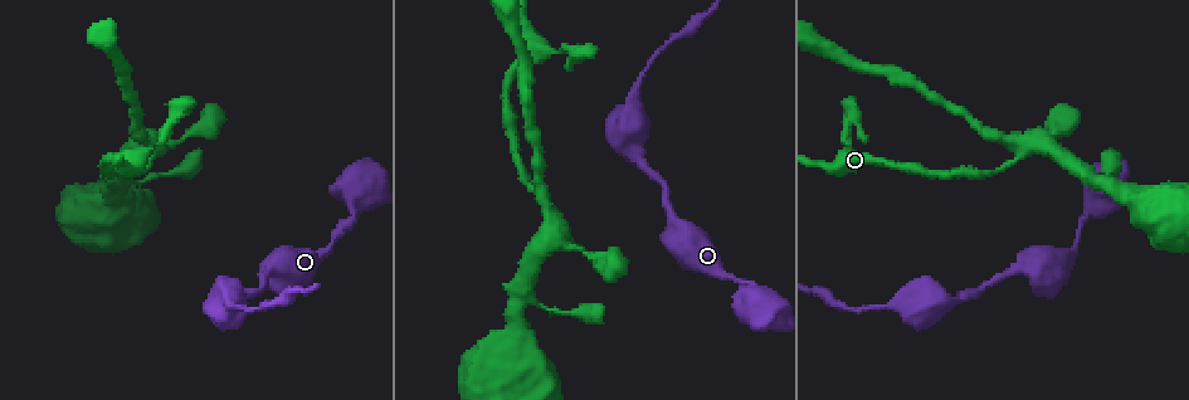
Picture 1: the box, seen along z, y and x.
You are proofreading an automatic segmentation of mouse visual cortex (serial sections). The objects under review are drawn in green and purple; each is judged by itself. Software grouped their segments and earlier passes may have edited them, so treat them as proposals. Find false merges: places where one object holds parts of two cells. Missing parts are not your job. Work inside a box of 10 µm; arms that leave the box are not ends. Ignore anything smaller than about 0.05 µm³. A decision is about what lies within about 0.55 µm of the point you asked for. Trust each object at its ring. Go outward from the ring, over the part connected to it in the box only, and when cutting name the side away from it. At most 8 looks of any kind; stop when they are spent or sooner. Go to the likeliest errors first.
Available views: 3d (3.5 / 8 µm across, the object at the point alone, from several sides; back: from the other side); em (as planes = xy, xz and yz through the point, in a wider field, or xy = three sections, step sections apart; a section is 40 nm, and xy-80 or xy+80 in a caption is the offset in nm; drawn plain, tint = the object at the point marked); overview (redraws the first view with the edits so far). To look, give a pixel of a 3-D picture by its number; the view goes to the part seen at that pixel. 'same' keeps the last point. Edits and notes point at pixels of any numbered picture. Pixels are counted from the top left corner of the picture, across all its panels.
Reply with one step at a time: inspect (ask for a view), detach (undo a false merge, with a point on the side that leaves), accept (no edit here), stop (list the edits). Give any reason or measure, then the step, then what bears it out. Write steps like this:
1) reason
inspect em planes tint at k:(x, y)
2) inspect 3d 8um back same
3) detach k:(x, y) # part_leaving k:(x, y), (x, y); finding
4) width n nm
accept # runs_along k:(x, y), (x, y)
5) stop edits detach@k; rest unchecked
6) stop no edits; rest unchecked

sharp bend
inspect 3d 8um at 1:(149, 144)

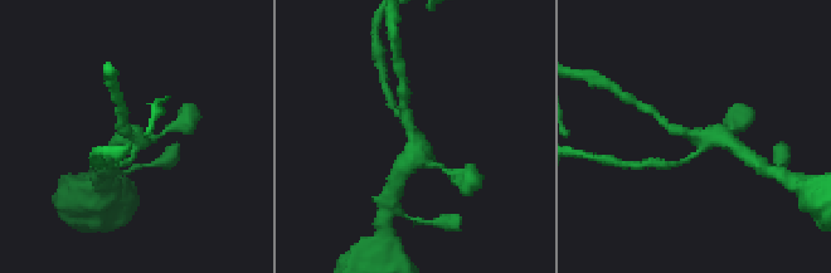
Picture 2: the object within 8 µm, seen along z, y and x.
zoom in
inspect 3d 3.5um same

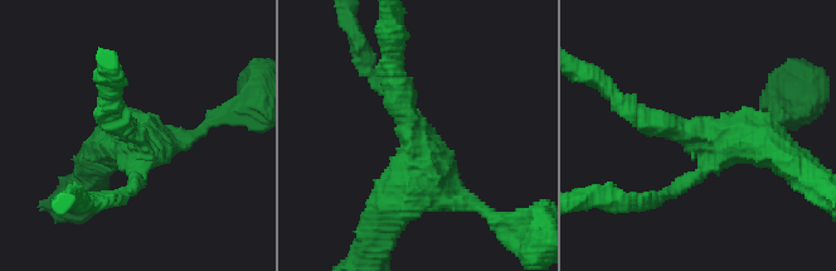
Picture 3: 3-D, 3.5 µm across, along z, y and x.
accept # runs_along 3:(402, 103), (421, 155), (385, 226); one cell here

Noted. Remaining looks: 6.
narrows sharply
inspect 3d 3.5um at 1:(345, 228)

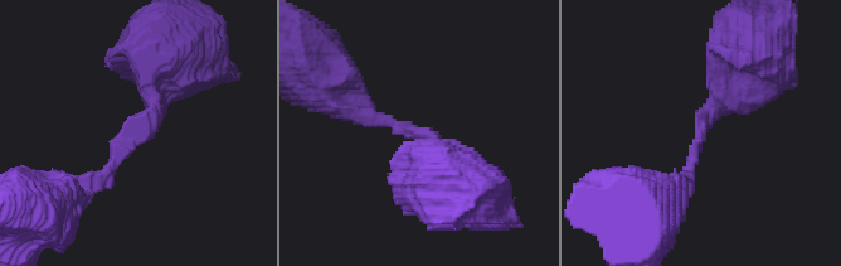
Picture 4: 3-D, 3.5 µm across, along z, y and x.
arm_widths 250, 250 nm; need the tissue
inspect em planes tint at 4:(414, 132)

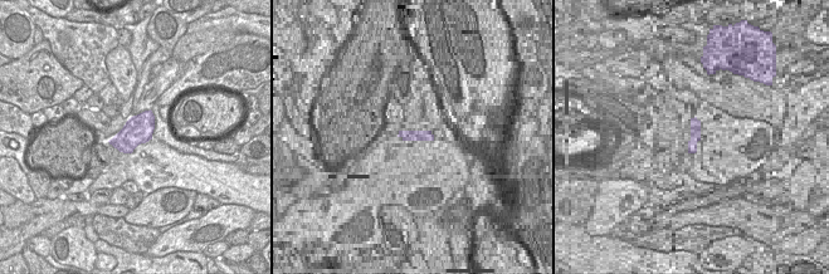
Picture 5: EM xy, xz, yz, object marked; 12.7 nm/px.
width 360 nm
accept # runs_along 4:(76, 194), (158, 112), (161, 78); continuous, no second cell

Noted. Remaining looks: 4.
inspect 3d 3.5um at 1:(550, 308)

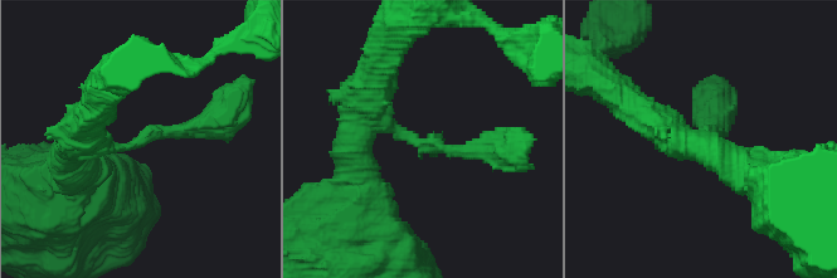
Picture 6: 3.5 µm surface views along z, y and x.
need the tissue
inspect em xy step 5 tint at 6:(426, 145)

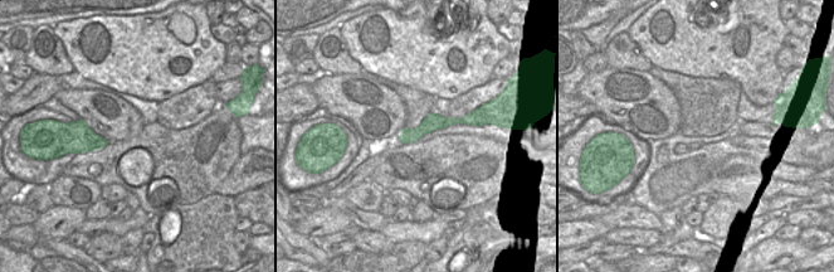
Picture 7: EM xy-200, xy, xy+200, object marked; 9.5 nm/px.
arm_widths 250, 450 nm
accept # runs_along 7:(469, 121), (433, 121), (403, 137); continuous, no second cell

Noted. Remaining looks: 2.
stop no edits; rest unchecked

